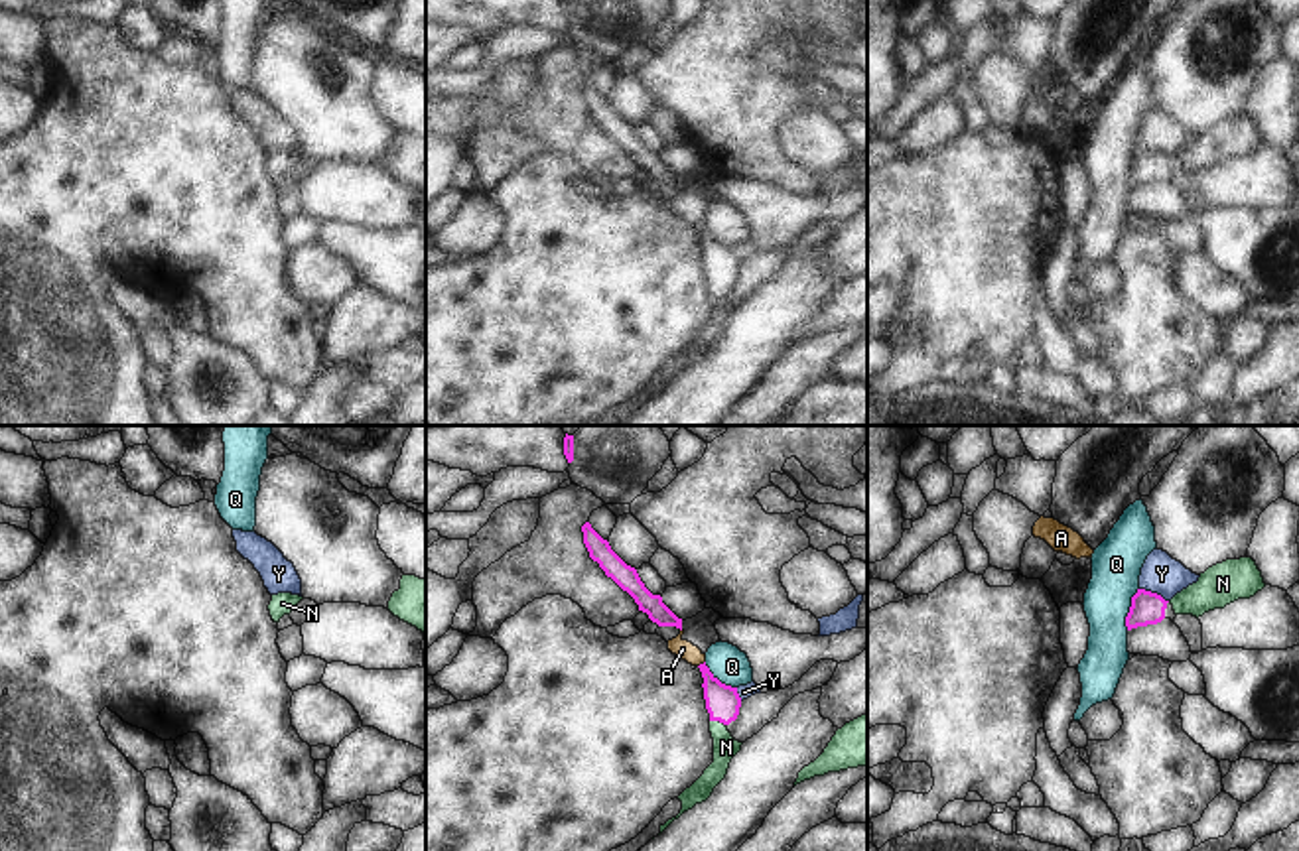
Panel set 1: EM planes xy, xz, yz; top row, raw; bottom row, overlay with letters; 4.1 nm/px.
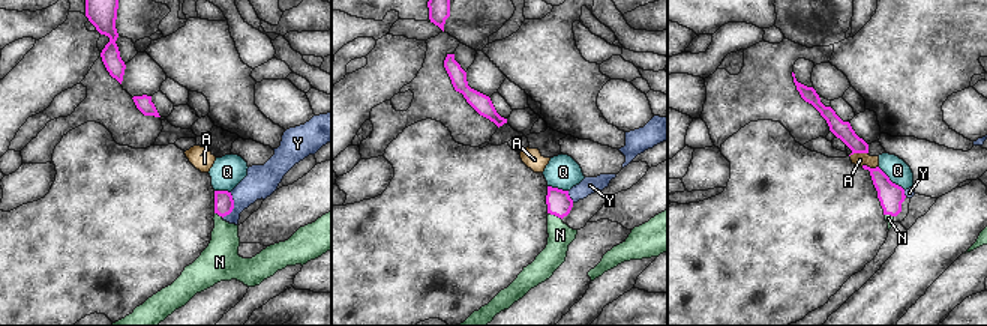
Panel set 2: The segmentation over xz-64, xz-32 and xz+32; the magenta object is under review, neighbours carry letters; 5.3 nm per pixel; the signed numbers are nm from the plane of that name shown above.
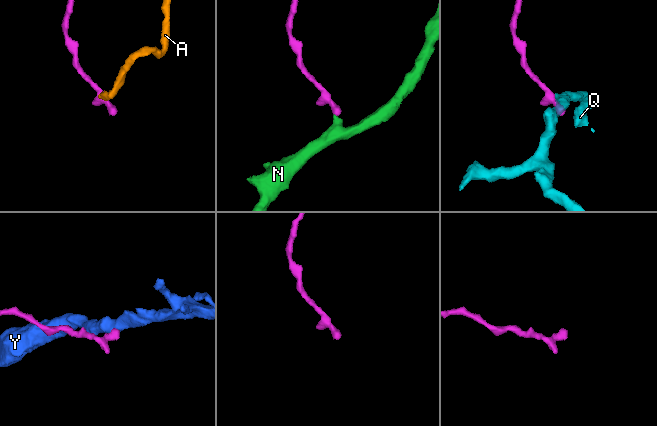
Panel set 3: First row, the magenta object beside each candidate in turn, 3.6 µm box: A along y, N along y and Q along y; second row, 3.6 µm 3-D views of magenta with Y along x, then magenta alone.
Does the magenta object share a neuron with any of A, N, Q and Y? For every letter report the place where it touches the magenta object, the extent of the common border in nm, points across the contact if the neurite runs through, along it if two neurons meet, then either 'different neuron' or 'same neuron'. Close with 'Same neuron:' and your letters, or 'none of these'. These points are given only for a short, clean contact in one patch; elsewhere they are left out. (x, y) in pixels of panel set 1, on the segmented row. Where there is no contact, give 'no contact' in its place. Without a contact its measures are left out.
A: meets magenta in xz at (700, 664); contact 40 nm long; border along xz (704, 660), (698, 666); different neuron
N: meets magenta in xz at (718, 720); contact 70 nm long; runs through xz (722, 702), (718, 720), (718, 731), (726, 747); same neuron
Q: meets magenta in yz at (1130, 609); contact 180 nm long; border along yz (1138, 588), (1126, 617), (1126, 629); different neuron
Y: meets magenta in yz at (1154, 593); contact 130 nm long; border along yz (1140, 588), (1160, 593), (1167, 601); different neuron
Same neuron: N

